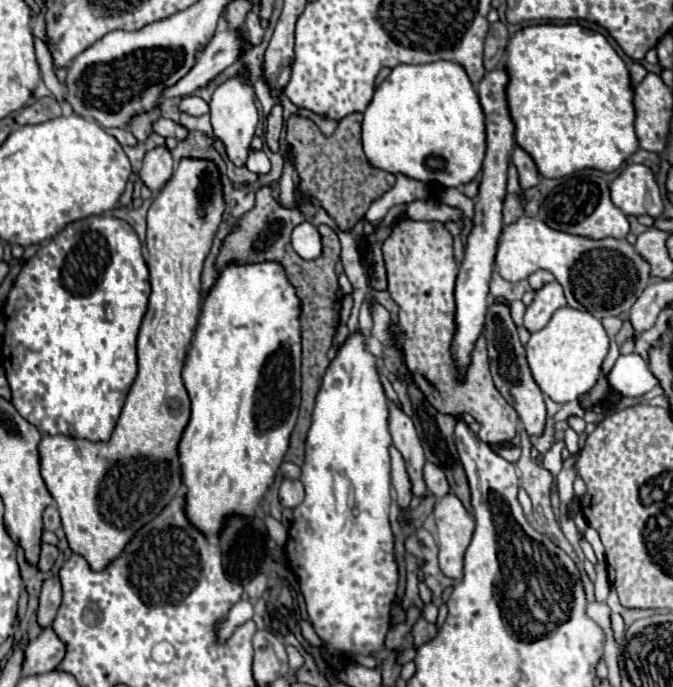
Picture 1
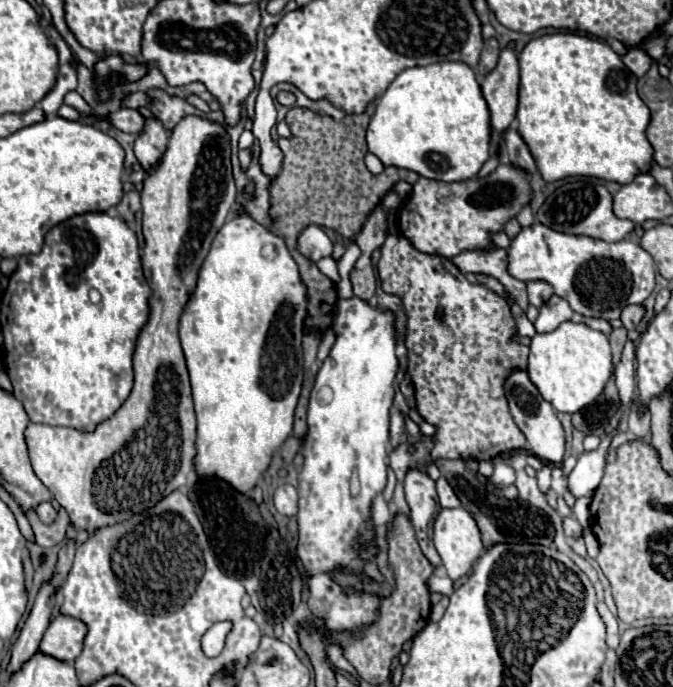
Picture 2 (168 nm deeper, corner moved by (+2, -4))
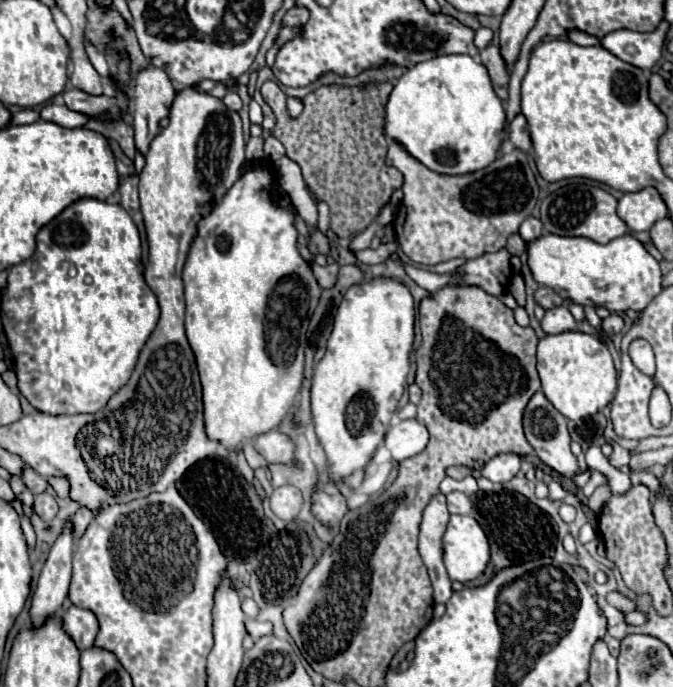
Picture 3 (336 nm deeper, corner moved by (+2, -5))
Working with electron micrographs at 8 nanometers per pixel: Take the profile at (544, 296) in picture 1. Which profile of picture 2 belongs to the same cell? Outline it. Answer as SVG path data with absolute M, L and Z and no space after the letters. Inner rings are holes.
M552 295L542 307L540 307L540 315L534 323L538 333L546 333L546 331L554 331L560 323L564 321L572 321L574 319L574 311L570 309L570 305L560 299L558 295Z

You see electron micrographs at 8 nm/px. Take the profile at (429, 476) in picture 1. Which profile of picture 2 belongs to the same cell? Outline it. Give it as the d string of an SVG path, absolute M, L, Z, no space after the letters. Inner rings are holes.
M440 477L436 481L436 489L438 489L438 499L442 507L460 507L460 499L456 497L456 493L452 491L452 487L448 485L448 481L444 477Z

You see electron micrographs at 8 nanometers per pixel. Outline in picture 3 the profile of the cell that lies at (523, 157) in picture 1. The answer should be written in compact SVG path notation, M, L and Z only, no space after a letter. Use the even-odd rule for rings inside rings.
M518 114L518 116L512 120L508 138L510 138L510 142L514 144L514 148L518 148L518 150L522 150L522 152L528 152L528 150L532 148L530 134L528 134L528 126L526 126L526 118L524 118L522 114Z

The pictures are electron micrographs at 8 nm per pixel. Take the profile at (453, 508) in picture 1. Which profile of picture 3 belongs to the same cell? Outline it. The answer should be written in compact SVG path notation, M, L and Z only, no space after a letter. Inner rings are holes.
M450 516L442 538L442 550L448 576L458 582L478 578L490 560L486 534L472 516Z

